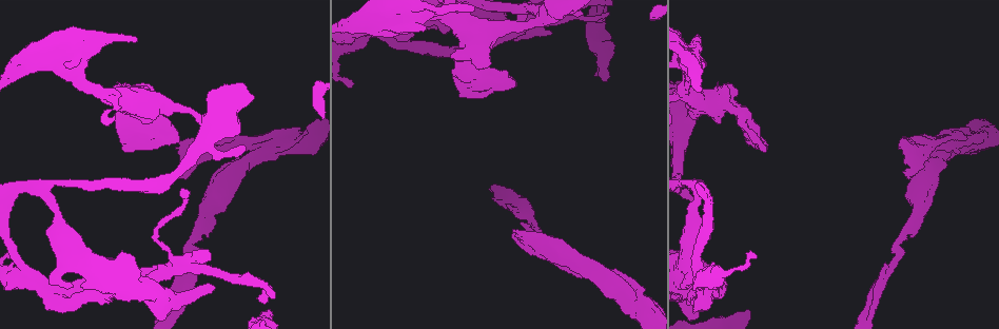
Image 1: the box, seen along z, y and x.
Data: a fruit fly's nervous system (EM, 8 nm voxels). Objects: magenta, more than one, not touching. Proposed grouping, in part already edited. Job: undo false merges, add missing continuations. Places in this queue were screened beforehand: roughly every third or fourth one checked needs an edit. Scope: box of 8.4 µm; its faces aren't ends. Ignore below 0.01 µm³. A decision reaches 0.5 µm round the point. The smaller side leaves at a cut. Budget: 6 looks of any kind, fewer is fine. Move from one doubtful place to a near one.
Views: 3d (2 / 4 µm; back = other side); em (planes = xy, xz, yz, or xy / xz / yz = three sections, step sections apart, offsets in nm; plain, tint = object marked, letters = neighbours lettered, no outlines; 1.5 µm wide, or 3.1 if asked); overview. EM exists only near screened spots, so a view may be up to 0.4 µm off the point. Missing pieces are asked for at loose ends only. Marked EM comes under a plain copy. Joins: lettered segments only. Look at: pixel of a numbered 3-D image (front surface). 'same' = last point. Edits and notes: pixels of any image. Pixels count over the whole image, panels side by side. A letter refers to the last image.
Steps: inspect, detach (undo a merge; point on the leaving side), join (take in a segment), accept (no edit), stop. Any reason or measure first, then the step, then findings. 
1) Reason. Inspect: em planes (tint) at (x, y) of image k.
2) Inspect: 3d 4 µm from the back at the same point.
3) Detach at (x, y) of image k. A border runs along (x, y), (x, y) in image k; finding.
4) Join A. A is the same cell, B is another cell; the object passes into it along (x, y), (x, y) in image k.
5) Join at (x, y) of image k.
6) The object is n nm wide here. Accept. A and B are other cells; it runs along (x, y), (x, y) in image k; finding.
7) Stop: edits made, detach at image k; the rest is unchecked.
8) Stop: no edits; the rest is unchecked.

Inspect: 3d 4 µm at (140, 121) of image 1.

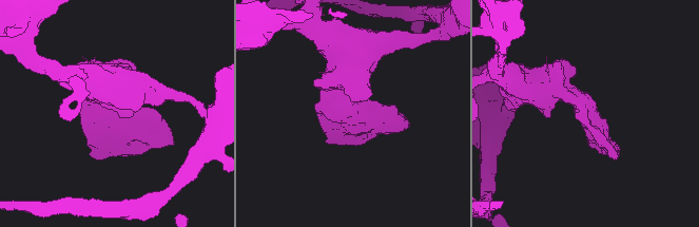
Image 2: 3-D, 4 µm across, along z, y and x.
Inspect: em planes (letters) at (116, 114) of image 2.

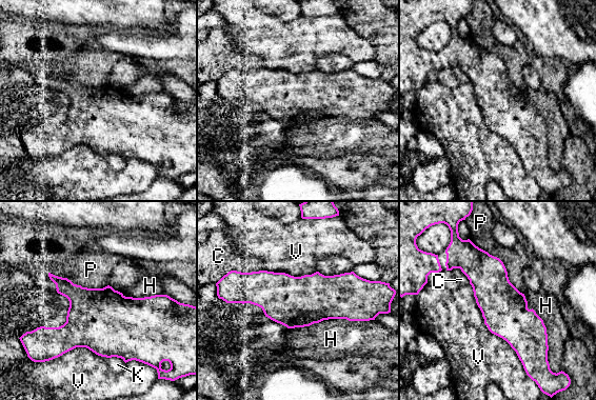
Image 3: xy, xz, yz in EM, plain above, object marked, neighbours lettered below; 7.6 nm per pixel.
Accept. C, H, K, P and V are other cells; a border runs along (469, 283), (483, 323), (525, 371) in image 3; continuous, no second cell.

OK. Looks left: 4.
Two arms in line, one across. Inspect: 3d 4 µm at (611, 283) of image 1.

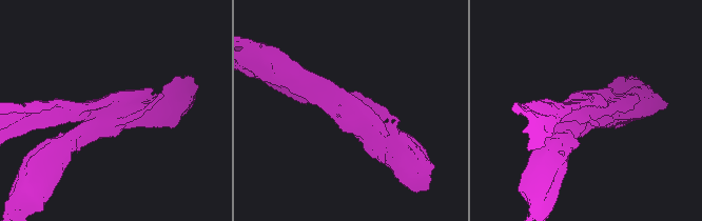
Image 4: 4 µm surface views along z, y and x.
3 arms meet here; the arms are 240, 260, 480 nm wide; now the EM. Inspect: em xy step 4 (letters) at (586, 112) of image 4.

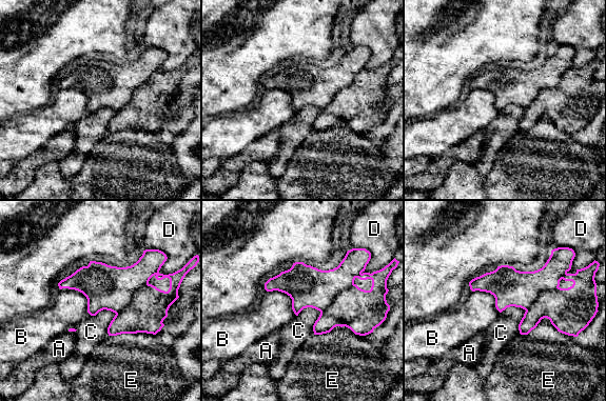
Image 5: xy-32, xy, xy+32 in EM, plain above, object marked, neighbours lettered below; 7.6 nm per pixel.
Inspect: em planes (letters) at the same point.

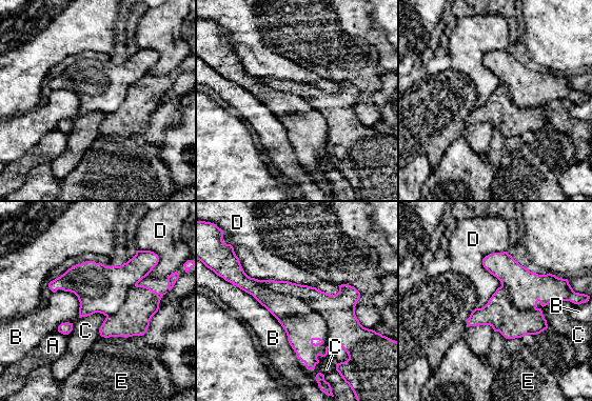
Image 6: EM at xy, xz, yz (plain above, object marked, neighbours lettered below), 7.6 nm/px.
Detach at (302, 324) of image 6. A, B, C, D and E are other cells; the part that leaves runs along (241, 274), (309, 338), (309, 364) in image 6; two cells meet here.

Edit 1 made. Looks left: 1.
Stop: edits made, detach at image 6; the rest is unchecked.

